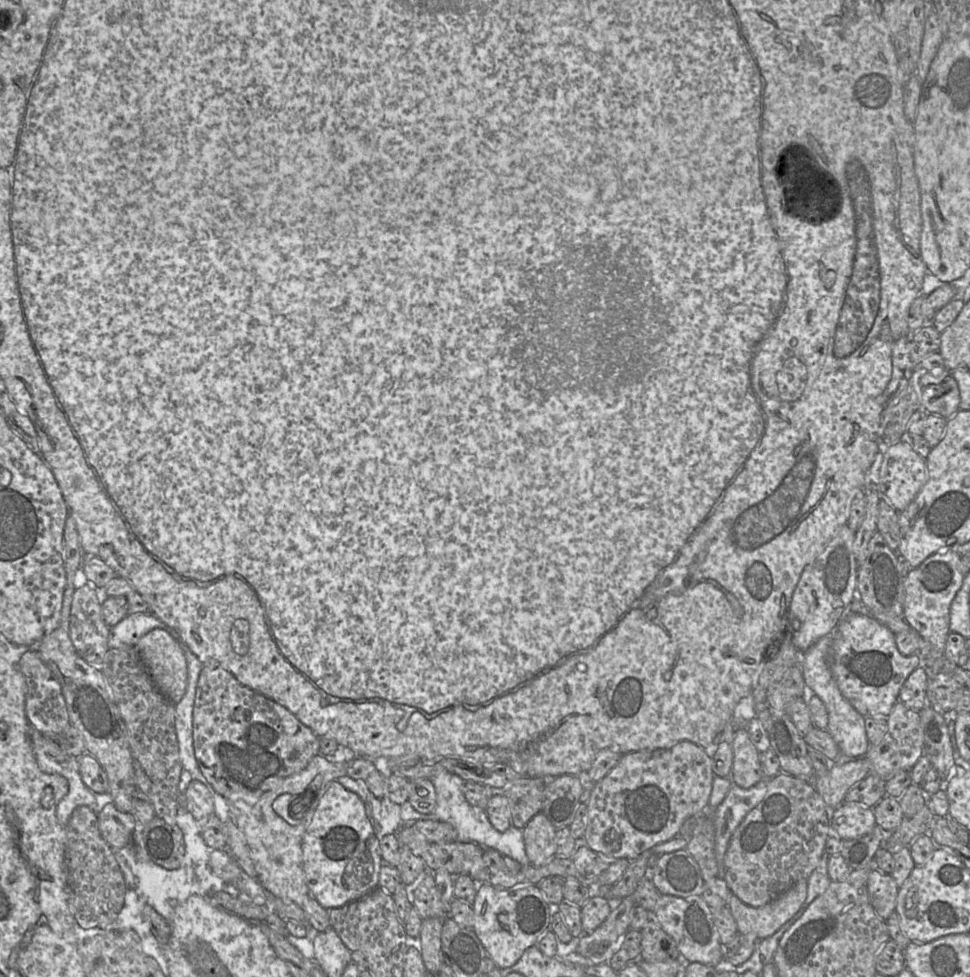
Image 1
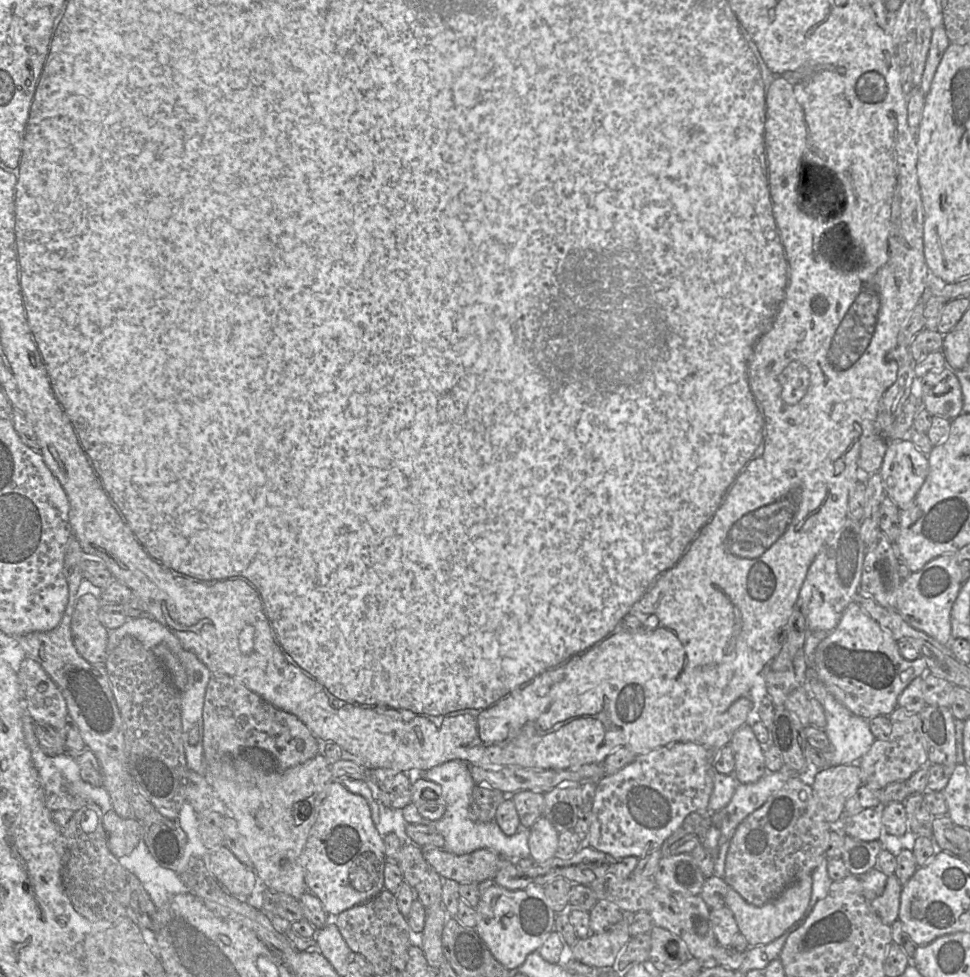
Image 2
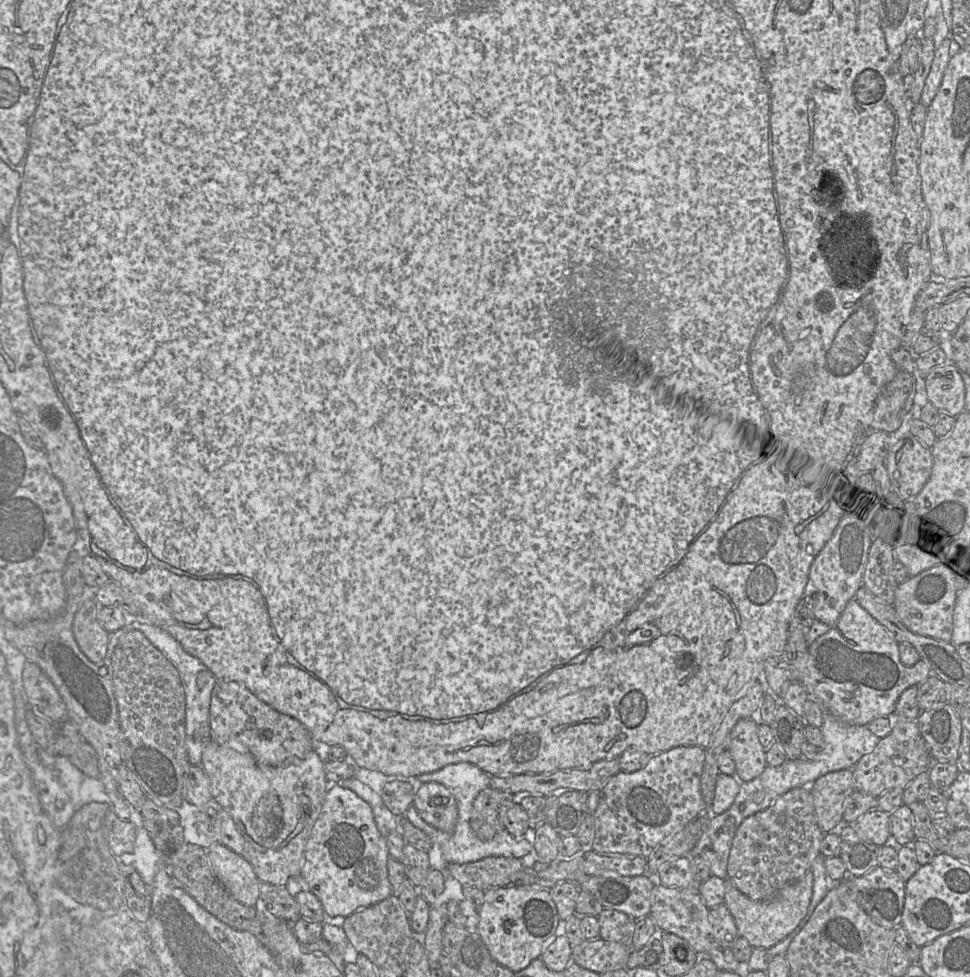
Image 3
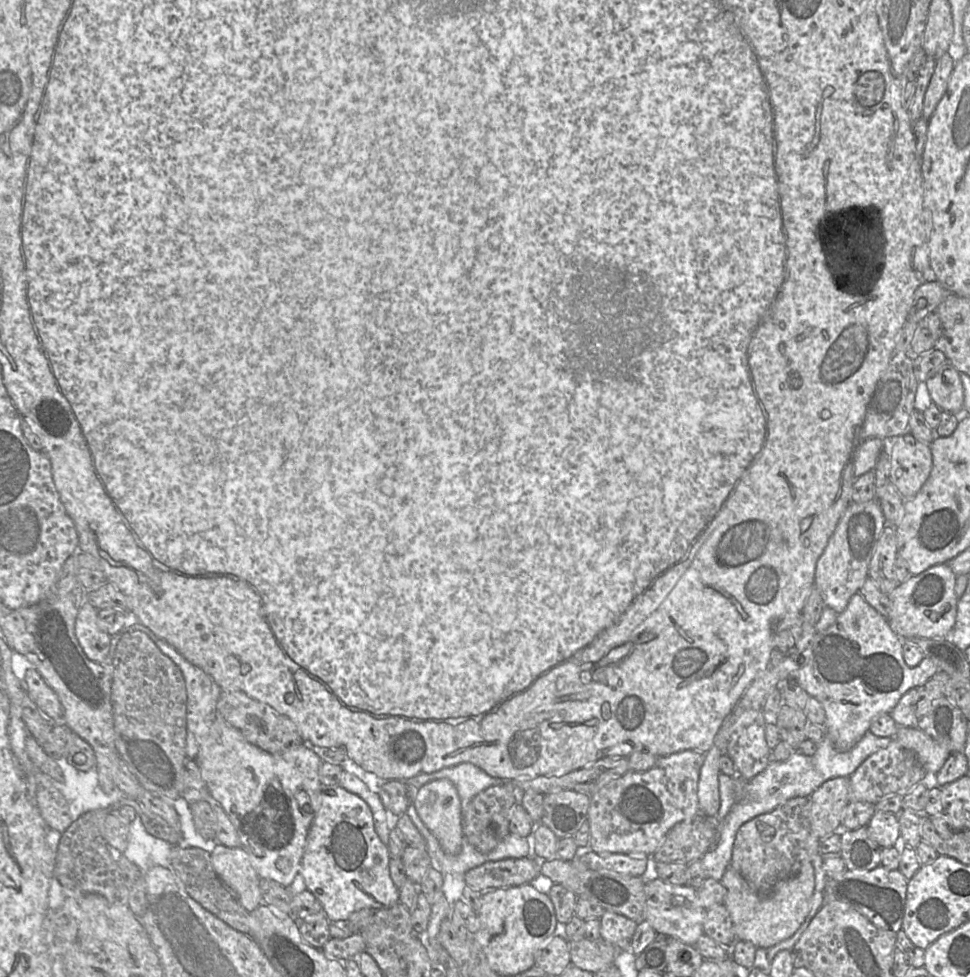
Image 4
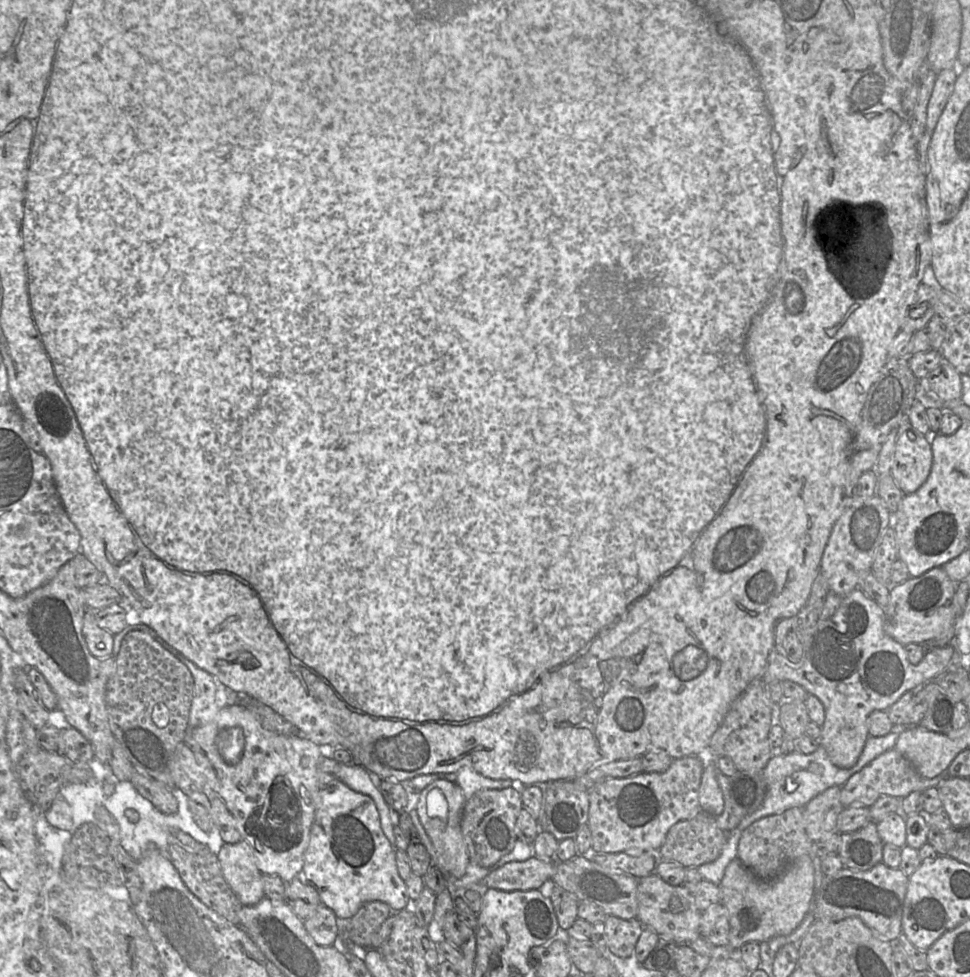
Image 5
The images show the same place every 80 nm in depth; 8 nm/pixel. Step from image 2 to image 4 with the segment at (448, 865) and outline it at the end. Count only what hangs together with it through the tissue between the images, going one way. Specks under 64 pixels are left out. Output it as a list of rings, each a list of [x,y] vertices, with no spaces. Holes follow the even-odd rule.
[[[535,856],[488,861],[467,871],[464,881],[478,891],[529,884],[541,875],[541,865]]]

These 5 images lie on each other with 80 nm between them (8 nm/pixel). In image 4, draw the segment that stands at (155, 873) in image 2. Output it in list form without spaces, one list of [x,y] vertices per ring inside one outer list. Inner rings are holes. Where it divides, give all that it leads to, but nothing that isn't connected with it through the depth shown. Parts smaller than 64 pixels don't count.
[[[136,814],[129,824],[128,845],[123,854],[140,869],[143,876],[155,865],[170,869],[171,849],[172,845],[150,835],[140,815]]]

